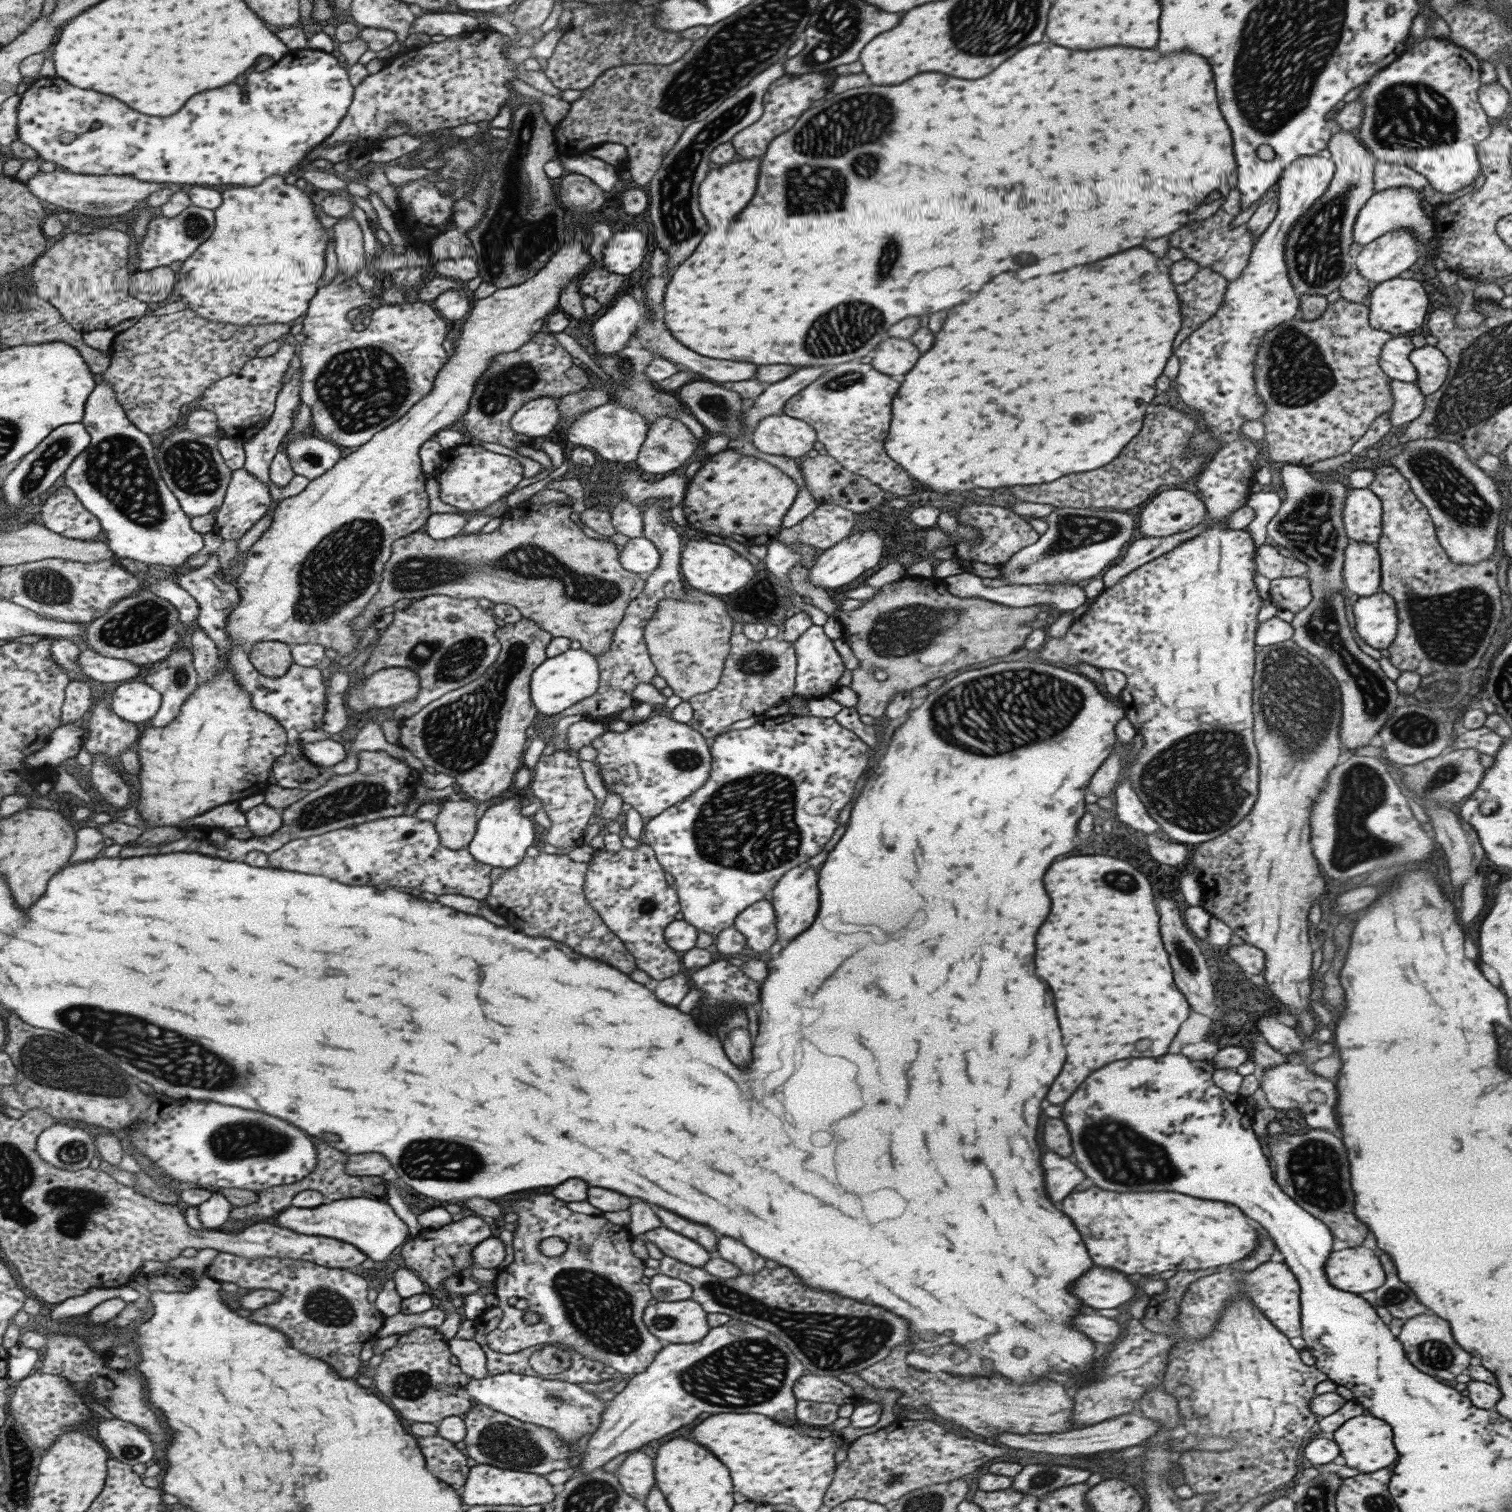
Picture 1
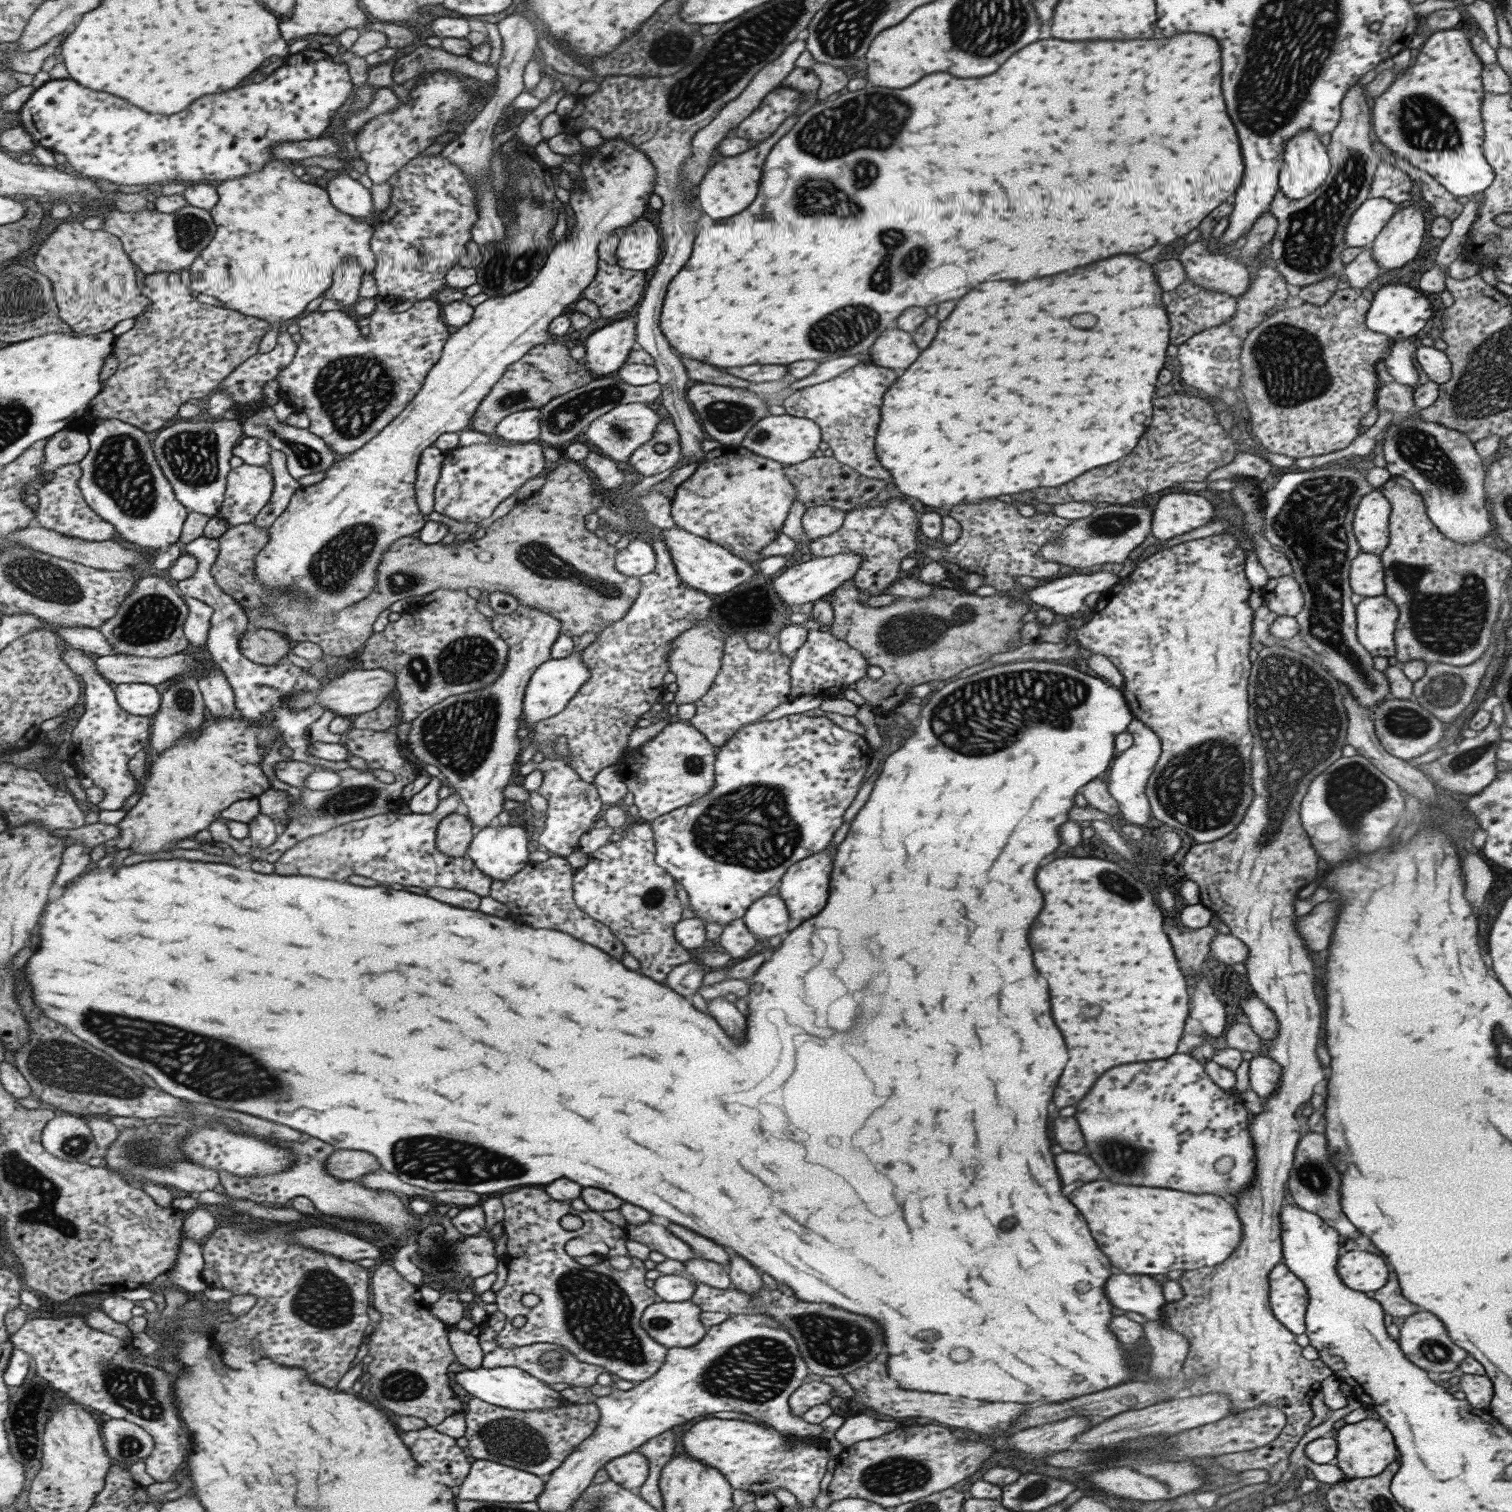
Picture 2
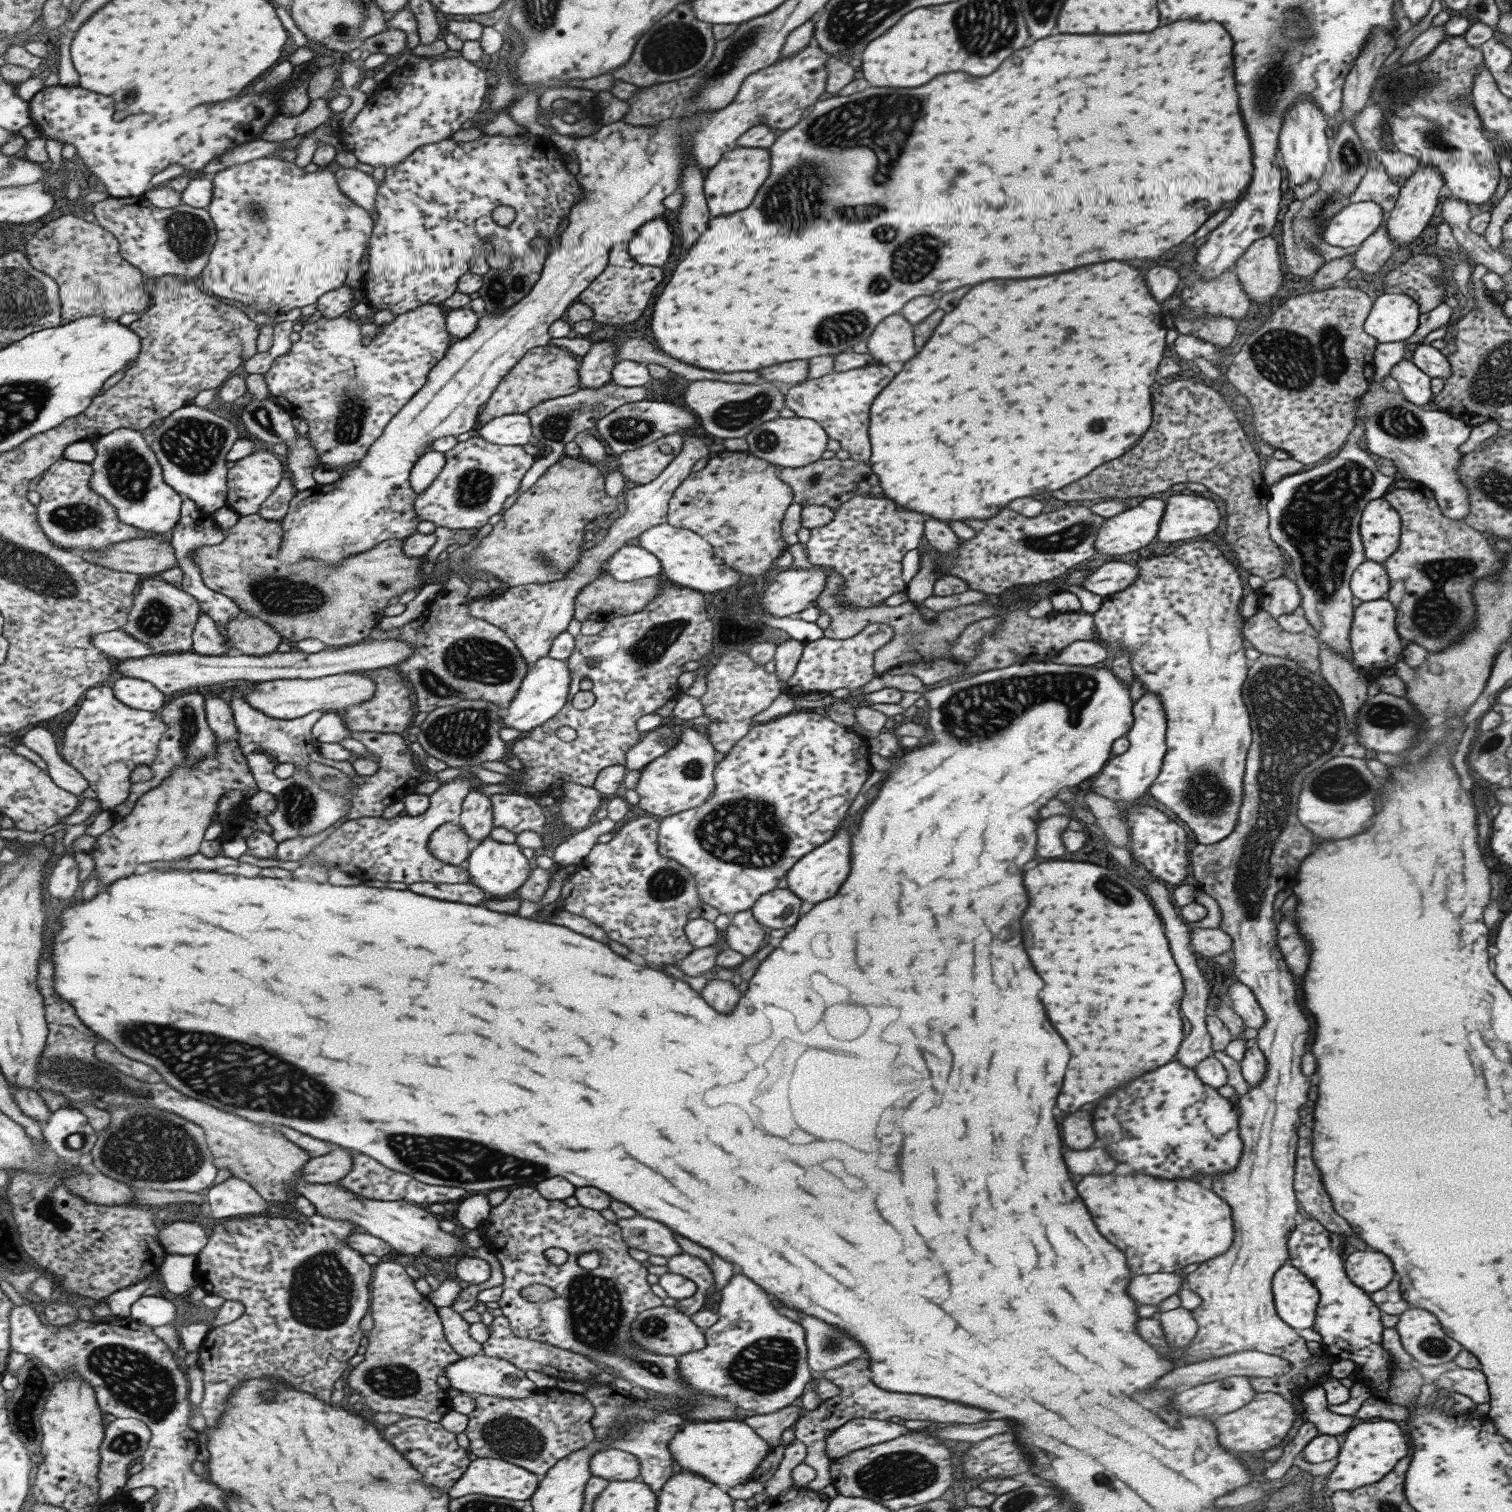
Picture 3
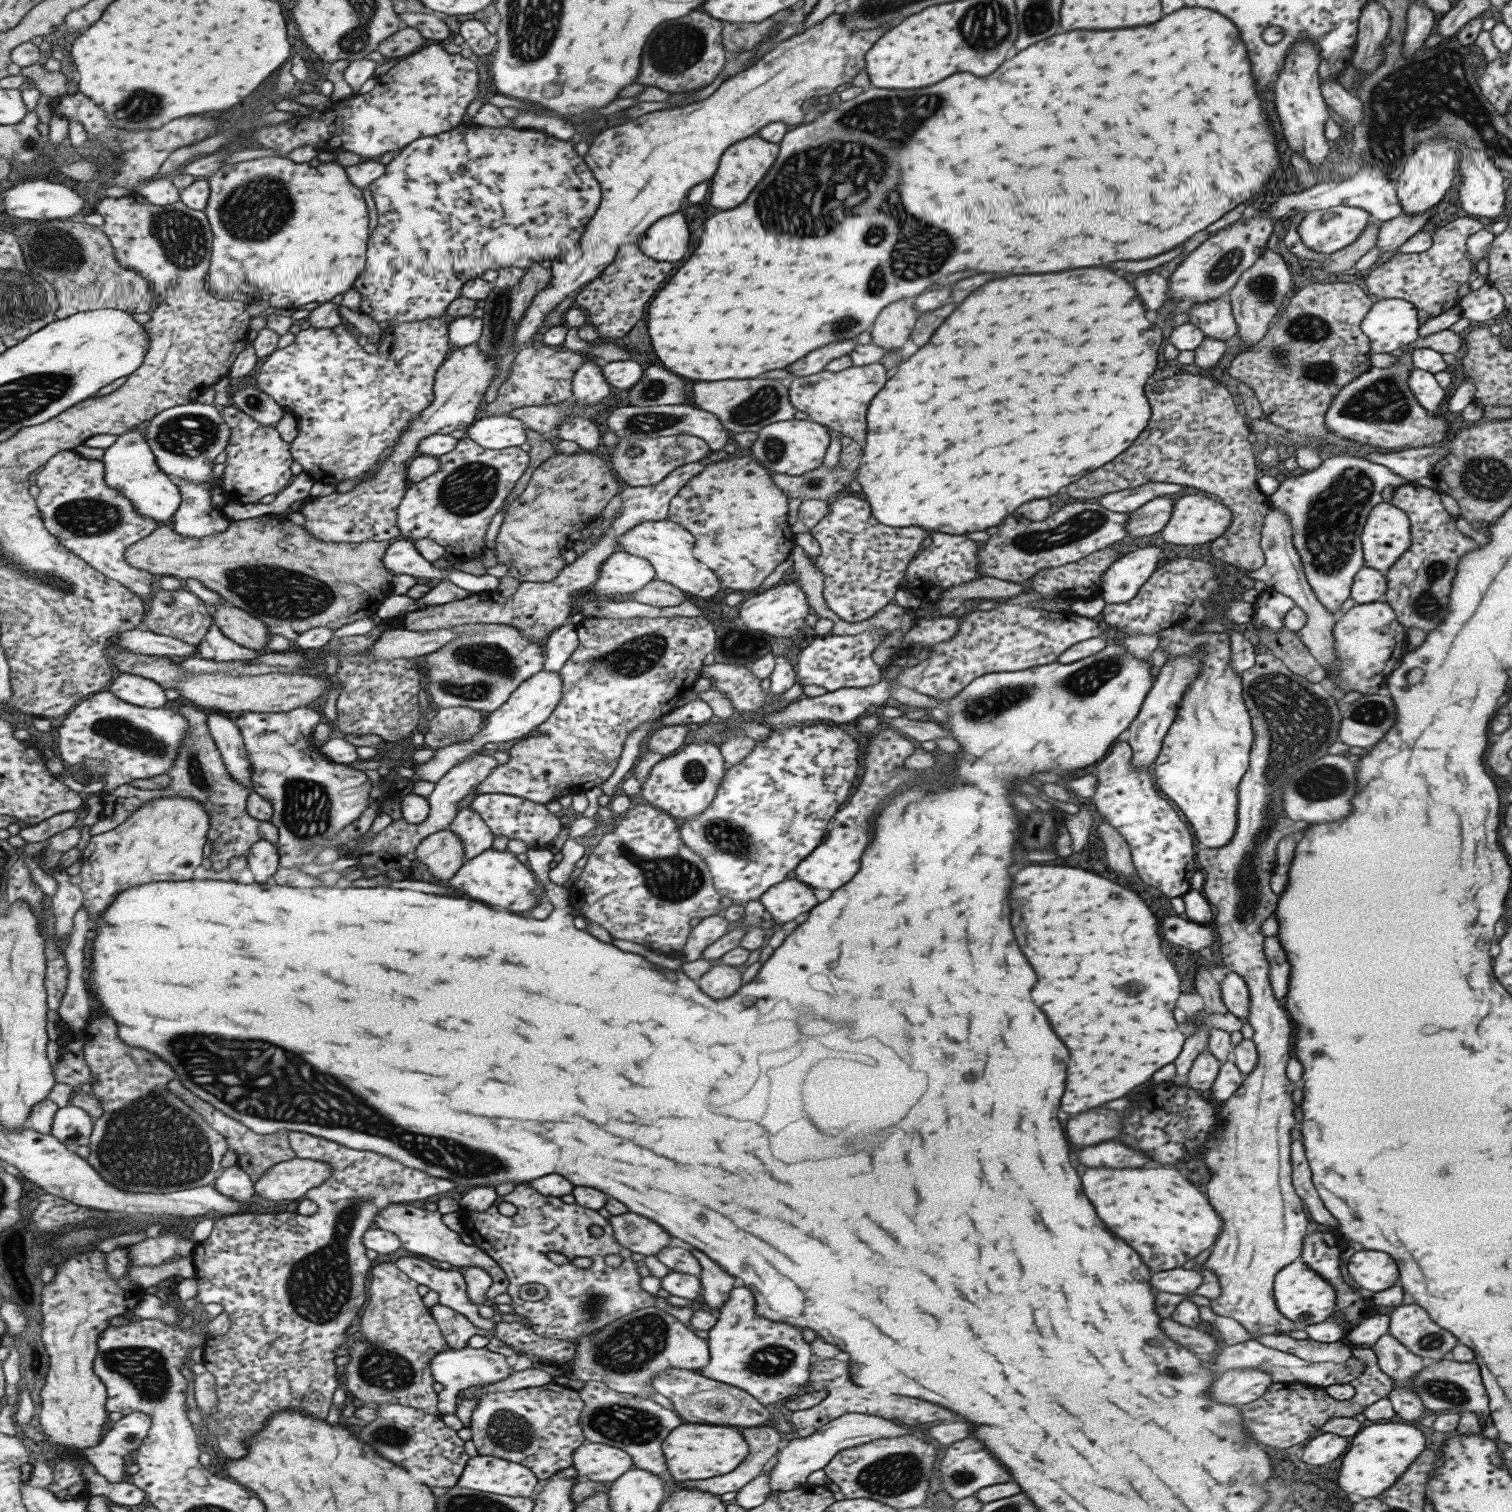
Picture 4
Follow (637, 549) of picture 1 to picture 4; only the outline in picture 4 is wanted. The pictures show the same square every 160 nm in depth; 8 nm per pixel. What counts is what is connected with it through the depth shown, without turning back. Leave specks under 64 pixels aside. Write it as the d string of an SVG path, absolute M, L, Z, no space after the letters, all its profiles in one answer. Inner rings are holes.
M617 550L605 559L588 593L597 599L615 600L641 590L654 579L653 567L647 560Z

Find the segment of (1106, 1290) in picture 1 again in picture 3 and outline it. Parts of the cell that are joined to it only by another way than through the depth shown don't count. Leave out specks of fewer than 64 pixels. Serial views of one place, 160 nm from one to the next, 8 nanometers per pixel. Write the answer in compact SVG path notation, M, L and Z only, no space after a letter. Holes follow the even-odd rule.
M1173 1272L1133 1274L1131 1284L1127 1284L1127 1294L1131 1294L1137 1305L1155 1306L1171 1294L1177 1294L1183 1284L1183 1276L1175 1275Z

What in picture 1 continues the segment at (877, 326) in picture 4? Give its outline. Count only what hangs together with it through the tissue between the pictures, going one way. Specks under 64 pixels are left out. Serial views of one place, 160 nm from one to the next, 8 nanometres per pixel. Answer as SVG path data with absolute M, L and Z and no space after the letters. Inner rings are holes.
M888 336L887 340L875 346L875 356L871 358L870 365L881 374L893 376L893 374L905 374L907 370L911 370L917 358L919 358L919 352L911 342L893 340Z

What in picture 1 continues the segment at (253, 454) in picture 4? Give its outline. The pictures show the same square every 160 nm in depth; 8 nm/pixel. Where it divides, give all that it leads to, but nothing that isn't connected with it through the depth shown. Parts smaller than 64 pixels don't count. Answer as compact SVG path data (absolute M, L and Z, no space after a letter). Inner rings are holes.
M245 468L234 470L232 481L226 494L226 500L222 508L215 511L215 529L225 541L239 541L245 534L250 533L263 517L269 513L273 503L274 497L271 494L269 484L263 482L261 478L255 478L254 474L251 474Z

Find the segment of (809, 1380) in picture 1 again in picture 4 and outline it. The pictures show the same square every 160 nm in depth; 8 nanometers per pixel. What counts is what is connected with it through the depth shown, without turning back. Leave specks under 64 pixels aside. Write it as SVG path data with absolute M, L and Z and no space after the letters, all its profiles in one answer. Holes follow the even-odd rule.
M771 1422L756 1427L738 1427L748 1444L745 1460L728 1474L707 1478L707 1480L683 1481L679 1488L701 1490L713 1496L737 1492L751 1482L769 1461L773 1459L782 1442L777 1428Z

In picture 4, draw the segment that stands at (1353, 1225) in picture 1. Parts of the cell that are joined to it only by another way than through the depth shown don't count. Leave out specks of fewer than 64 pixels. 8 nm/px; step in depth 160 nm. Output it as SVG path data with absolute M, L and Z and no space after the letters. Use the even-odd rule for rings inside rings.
M1292 1140L1290 1144L1291 1182L1296 1195L1307 1208L1311 1220L1324 1226L1338 1228L1335 1218L1323 1206L1318 1192L1310 1179L1310 1168L1305 1158L1303 1143L1299 1140Z

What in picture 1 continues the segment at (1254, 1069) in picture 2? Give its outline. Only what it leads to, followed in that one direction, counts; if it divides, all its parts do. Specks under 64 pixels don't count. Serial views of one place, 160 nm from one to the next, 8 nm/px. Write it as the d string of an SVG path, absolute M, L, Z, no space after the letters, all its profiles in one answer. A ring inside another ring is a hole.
M1284 1063L1262 1072L1261 1090L1271 1108L1278 1114L1285 1114L1302 1122L1303 1127L1310 1129L1337 1129L1335 1105L1337 1100L1336 1086L1329 1079L1316 1075L1303 1064Z

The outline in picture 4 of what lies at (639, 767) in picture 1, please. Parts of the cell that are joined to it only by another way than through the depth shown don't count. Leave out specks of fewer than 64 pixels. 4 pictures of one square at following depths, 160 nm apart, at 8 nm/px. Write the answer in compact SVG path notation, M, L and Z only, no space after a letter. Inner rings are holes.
M710 743L682 745L679 752L663 757L651 767L647 779L640 784L641 798L678 821L695 817L715 797L725 769L727 766L723 763L717 746Z

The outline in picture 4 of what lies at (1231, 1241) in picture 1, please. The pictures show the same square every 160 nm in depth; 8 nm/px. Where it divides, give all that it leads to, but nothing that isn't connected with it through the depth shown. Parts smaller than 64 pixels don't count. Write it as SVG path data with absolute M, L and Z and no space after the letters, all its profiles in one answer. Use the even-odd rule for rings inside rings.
M1087 1168L1081 1176L1081 1188L1087 1200L1093 1204L1097 1218L1107 1226L1107 1230L1111 1230L1117 1238L1125 1240L1139 1254L1141 1262L1151 1273L1182 1267L1187 1260L1209 1248L1222 1229L1220 1216L1216 1210L1211 1210L1209 1200L1195 1186L1191 1186L1177 1170L1171 1168Z

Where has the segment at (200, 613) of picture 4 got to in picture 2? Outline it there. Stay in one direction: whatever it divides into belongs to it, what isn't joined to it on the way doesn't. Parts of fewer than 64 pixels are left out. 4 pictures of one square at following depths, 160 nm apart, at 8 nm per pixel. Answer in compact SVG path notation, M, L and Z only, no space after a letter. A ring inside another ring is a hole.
M149 576L139 580L136 588L120 606L119 612L100 626L115 655L161 659L183 652L190 640L184 633L190 606L172 580Z

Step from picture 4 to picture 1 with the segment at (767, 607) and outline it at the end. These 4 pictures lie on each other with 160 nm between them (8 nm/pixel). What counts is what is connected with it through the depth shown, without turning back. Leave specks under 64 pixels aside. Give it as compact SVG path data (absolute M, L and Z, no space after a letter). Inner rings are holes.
M859 530L855 534L844 538L837 545L831 546L823 552L818 552L810 566L807 580L809 580L811 586L823 588L828 592L836 590L859 578L865 570L873 568L879 562L881 552L883 552L885 546L883 537L879 536L875 530Z

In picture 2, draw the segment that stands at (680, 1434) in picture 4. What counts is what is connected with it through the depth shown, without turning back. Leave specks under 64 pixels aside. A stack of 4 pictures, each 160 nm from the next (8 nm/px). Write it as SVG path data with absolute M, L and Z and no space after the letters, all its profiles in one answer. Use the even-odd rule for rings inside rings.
M701 1420L683 1434L681 1444L691 1458L717 1468L732 1490L743 1490L755 1496L785 1489L801 1507L814 1506L830 1458L825 1443L818 1437L809 1442L805 1437L786 1437L767 1424L745 1420Z

